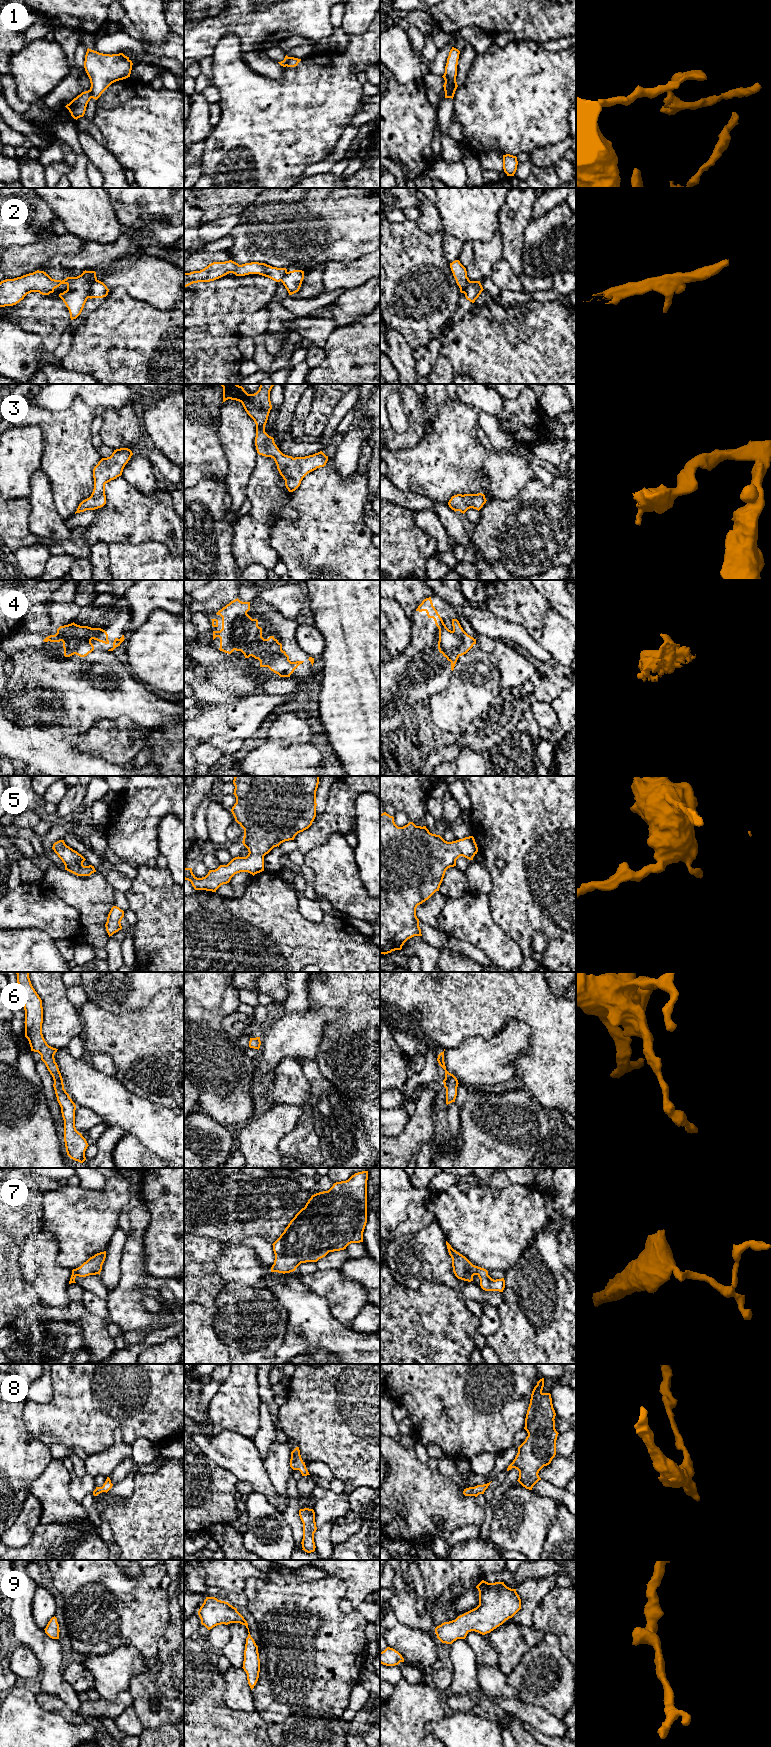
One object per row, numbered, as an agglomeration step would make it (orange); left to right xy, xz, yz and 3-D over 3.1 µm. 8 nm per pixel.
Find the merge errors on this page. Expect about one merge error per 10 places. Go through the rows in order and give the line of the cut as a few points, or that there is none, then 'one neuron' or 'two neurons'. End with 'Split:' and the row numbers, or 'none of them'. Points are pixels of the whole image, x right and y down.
1: cut in xz along (289, 57), (285, 65); two neurons
2: cut in xy along (96, 279), (91, 284), (87, 297); two neurons
3: no cut; one neuron
4: no cut; one neuron
5: no cut; one neuron
6: no cut; one neuron
7: no cut; one neuron
8: no cut; one neuron
9: no cut; one neuron
Split: 1, 2

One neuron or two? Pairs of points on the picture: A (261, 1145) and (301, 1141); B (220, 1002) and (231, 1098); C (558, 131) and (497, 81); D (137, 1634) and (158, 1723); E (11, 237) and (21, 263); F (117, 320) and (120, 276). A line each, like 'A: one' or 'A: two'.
A: two
B: one
C: one
D: two
E: two
F: two

